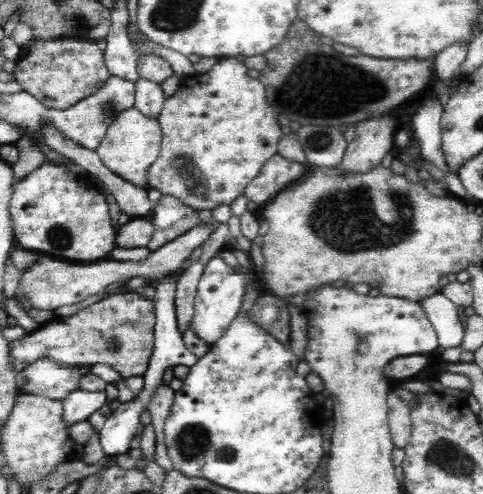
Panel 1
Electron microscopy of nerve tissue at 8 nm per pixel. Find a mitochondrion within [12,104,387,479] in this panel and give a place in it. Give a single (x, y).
(194, 441)

